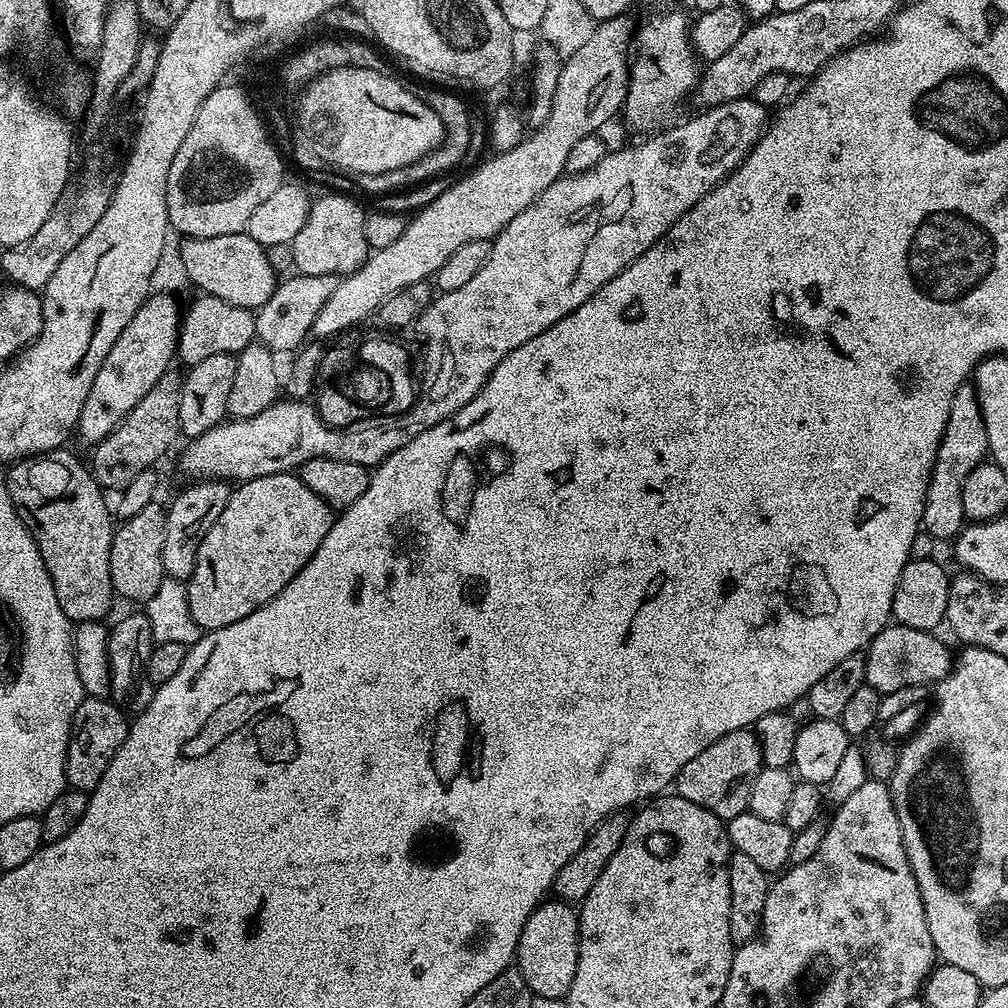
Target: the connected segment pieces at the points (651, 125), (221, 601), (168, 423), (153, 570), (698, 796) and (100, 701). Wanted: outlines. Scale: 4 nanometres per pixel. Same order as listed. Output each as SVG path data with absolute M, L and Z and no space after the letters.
M656 12L634 32L634 55L630 60L628 93L622 117L636 132L655 134L677 119L680 103L696 90L702 68L692 51L690 16L684 12Z
M292 472L243 481L226 502L226 510L218 514L218 522L214 522L206 538L202 538L202 546L198 546L194 574L186 581L190 614L194 614L194 622L198 622L200 629L213 632L269 604L294 579L298 570L310 562L318 546L322 546L322 538L326 538L331 530L333 519L333 508L318 498L318 494L314 494L314 490L310 490L310 486L303 484L299 475Z
M169 370L158 378L154 390L126 414L126 418L114 429L106 439L91 451L92 460L90 467L92 475L105 490L122 490L138 478L138 474L149 471L152 463L175 442L176 436L181 435L180 423L178 422L178 402L180 401L180 388L184 384L183 375L176 370Z
M154 502L138 510L134 518L123 521L113 531L110 546L110 578L112 591L124 600L133 600L133 605L144 606L154 594L158 594L158 586L166 578L162 566L162 542L166 542L166 518L168 513L165 505Z
M746 728L734 730L718 738L718 742L706 746L702 754L690 758L690 762L682 766L674 781L674 792L727 822L748 811L750 789L754 786L754 778L758 778L763 767L762 750L755 731Z
M85 695L78 710L74 710L72 732L68 736L64 778L69 789L89 794L95 790L102 774L106 774L106 766L110 766L122 742L126 742L129 723L129 717L119 704L103 696Z

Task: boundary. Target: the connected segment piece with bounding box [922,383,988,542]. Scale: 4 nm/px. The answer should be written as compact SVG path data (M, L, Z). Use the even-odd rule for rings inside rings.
M971 383L958 386L954 402L950 402L950 418L946 418L946 430L938 446L936 461L928 479L926 502L922 510L922 528L936 540L955 541L960 529L965 527L966 517L962 510L962 486L974 466L985 463L988 439L975 387Z

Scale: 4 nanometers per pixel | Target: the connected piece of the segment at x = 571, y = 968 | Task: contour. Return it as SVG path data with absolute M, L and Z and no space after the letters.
M548 898L532 911L526 926L522 926L514 964L520 969L533 997L562 1000L567 997L570 982L574 982L574 974L578 970L579 949L580 918L577 909L563 900Z

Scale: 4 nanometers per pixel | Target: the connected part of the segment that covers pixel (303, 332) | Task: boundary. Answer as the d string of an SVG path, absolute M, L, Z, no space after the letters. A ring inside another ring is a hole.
M292 274L281 279L276 285L274 294L270 294L268 301L255 309L256 340L272 349L273 353L295 353L312 336L314 318L318 318L318 310L326 306L330 294L338 290L340 279L339 276L302 276L299 274Z

